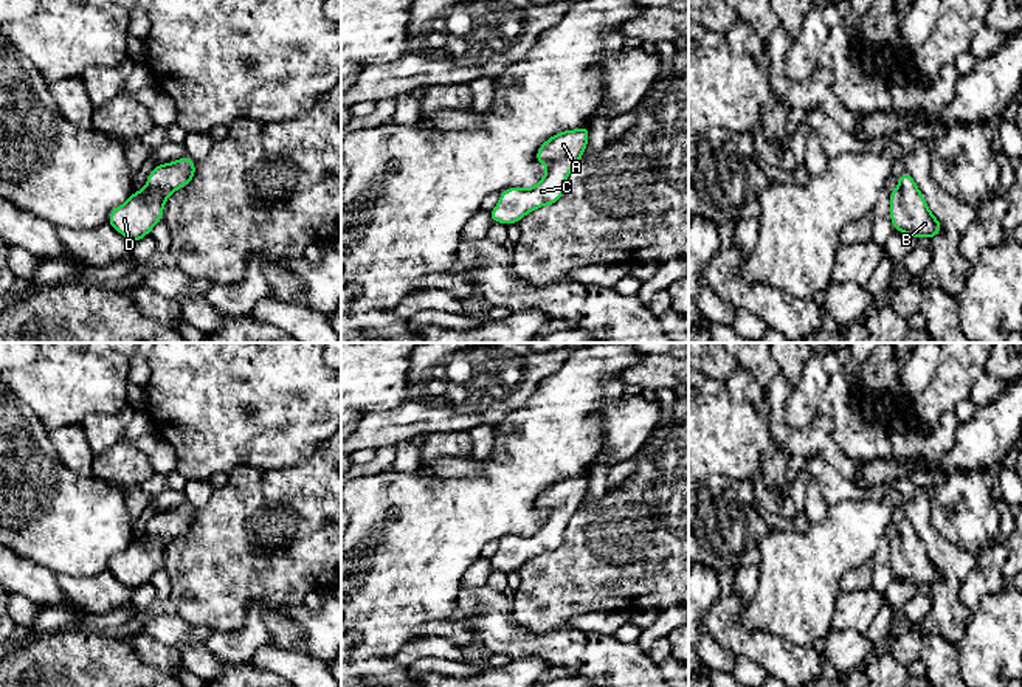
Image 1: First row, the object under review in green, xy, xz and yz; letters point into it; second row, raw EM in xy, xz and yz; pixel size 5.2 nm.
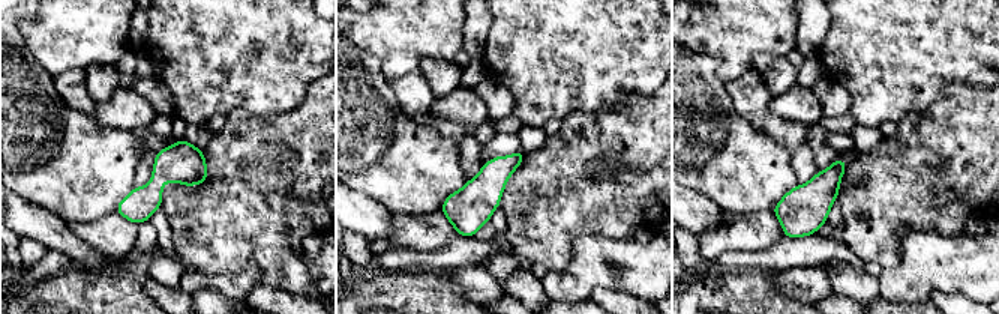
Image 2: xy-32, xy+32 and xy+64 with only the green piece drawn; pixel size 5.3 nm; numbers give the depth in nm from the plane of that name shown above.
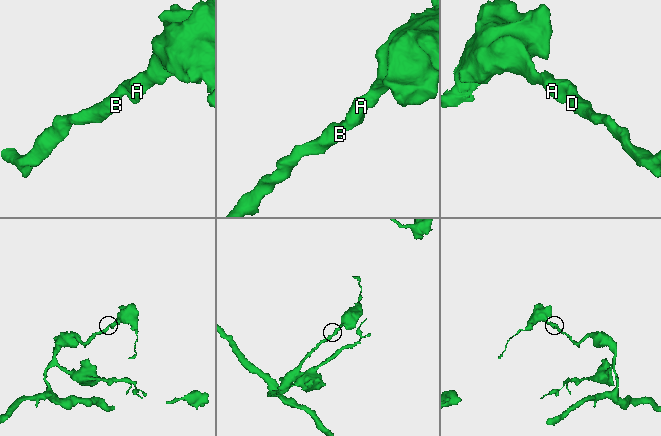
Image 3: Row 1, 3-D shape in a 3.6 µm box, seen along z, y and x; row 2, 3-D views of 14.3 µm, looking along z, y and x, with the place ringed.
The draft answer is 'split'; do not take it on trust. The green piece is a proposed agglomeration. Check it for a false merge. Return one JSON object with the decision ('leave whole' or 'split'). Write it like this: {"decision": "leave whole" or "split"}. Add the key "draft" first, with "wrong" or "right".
{"draft": "wrong", "decision": "leave whole"}

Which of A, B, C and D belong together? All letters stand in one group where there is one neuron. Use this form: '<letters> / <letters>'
A B C D

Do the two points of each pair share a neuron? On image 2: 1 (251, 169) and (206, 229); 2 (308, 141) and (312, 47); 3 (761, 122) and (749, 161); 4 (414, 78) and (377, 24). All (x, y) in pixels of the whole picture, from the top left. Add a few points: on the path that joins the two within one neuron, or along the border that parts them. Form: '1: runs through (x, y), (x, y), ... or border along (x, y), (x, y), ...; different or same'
1: runs through (251, 184), (221, 214); same
2: border along (320, 77), (309, 84), (305, 96), (290, 111); different
3: border along (732, 104), (738, 114), (771, 137); different
4: border along (417, 68), (389, 80); different

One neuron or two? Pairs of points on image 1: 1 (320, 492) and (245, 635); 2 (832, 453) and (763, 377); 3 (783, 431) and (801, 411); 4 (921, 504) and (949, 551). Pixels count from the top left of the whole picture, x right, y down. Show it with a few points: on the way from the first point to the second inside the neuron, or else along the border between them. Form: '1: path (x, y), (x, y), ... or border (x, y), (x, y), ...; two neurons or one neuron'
1: border (298, 604), (253, 602), (245, 619), (234, 628); two neurons
2: border (779, 369), (766, 391); two neurons
3: border (790, 391), (785, 422), (793, 428), (811, 425); two neurons
4: path (921, 517), (925, 529), (937, 542); one neuron

